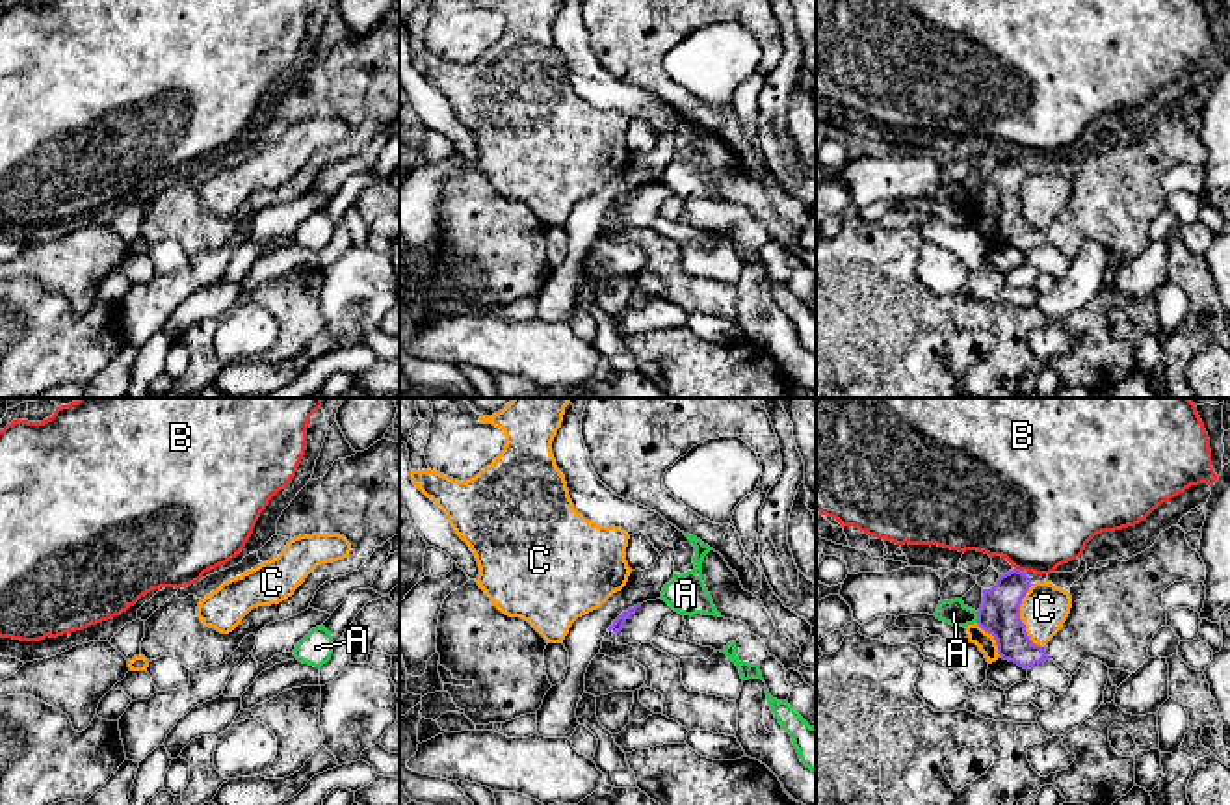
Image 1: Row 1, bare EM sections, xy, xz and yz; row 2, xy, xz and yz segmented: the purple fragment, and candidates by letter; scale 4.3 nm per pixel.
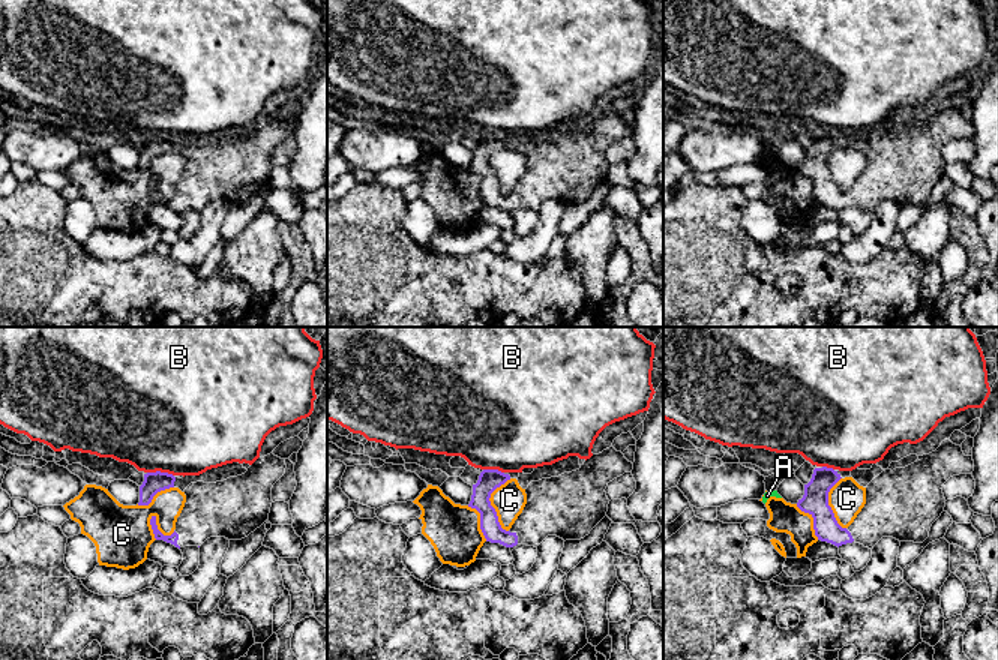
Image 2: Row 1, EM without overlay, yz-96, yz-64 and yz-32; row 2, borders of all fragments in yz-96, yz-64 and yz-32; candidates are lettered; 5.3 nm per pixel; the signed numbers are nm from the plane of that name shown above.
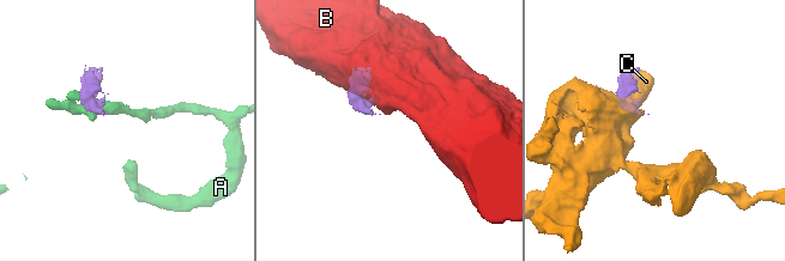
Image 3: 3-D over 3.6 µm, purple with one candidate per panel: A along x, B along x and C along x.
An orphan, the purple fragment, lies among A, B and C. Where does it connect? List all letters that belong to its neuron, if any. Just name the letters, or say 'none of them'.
none of them

